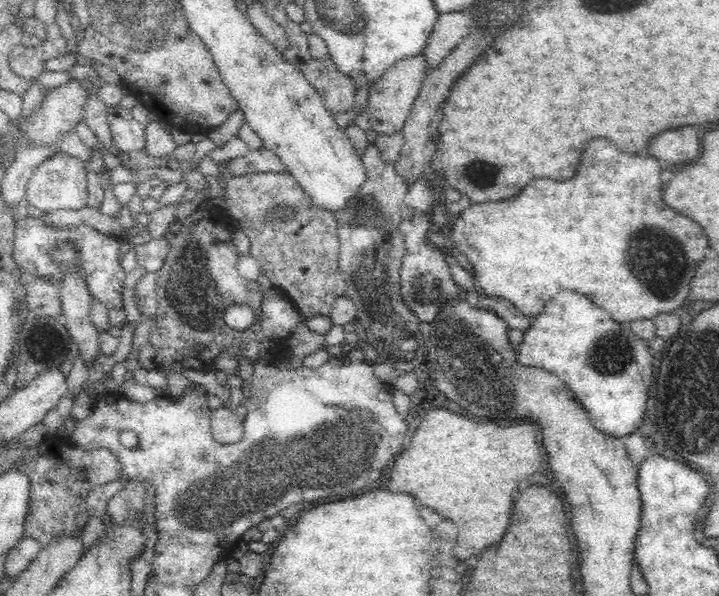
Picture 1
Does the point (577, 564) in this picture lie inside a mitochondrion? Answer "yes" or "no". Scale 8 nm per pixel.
no

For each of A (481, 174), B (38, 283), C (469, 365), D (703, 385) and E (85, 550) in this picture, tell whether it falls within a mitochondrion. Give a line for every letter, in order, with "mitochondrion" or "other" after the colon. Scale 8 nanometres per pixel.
A: mitochondrion
B: other
C: mitochondrion
D: mitochondrion
E: other

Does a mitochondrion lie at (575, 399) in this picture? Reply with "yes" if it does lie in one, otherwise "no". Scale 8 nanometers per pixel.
no

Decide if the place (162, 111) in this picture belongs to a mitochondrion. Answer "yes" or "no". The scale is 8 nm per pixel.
no

